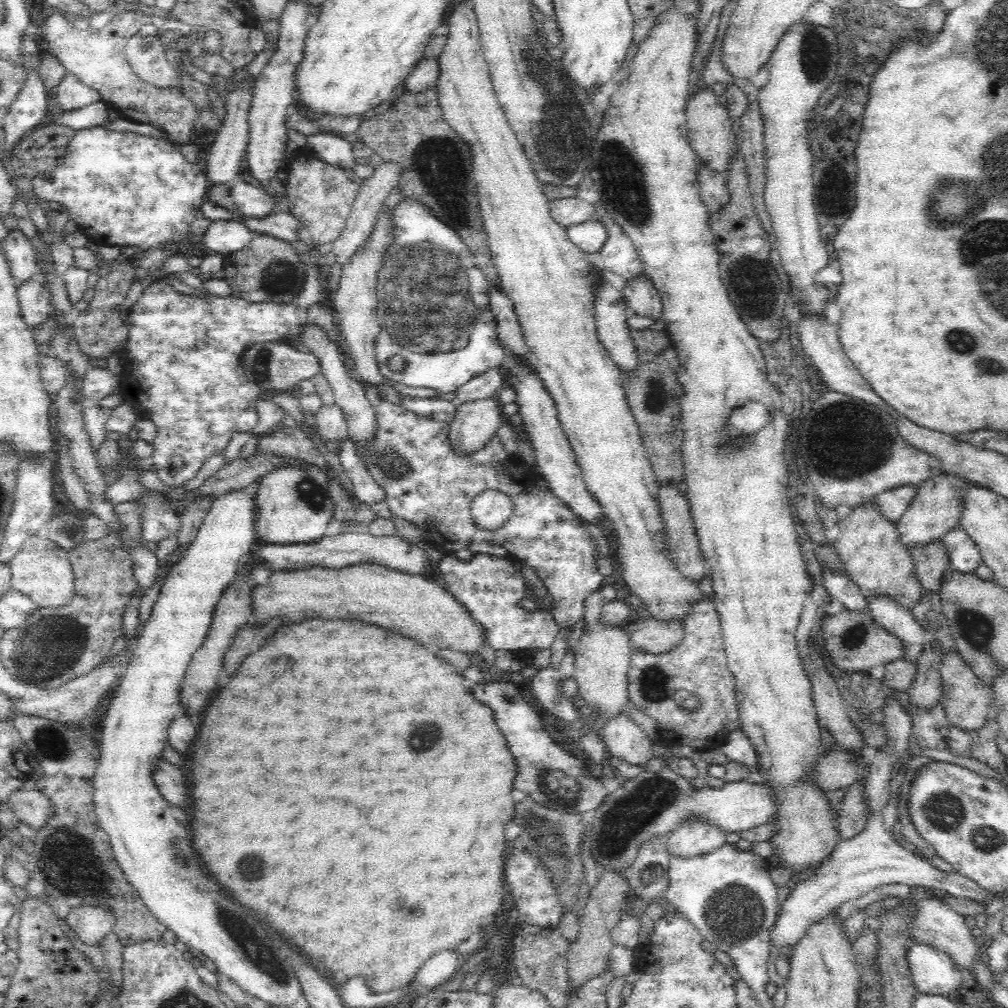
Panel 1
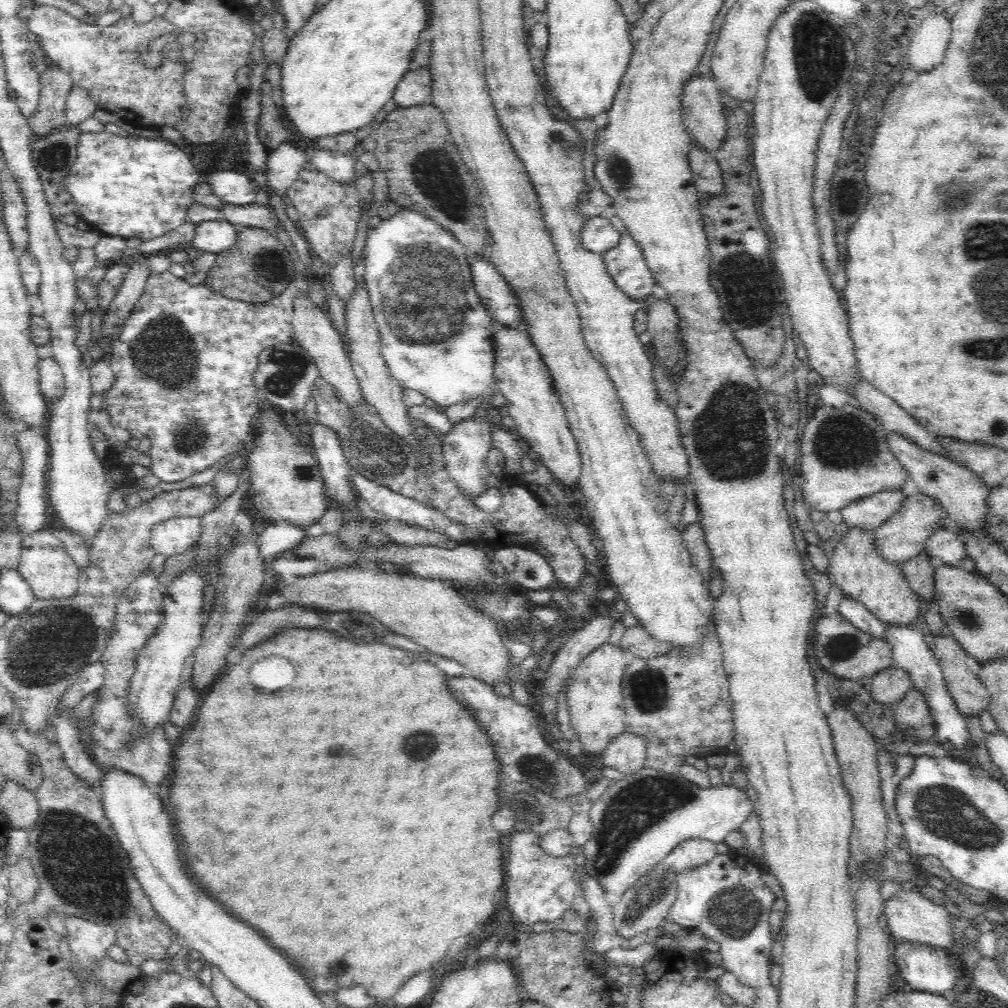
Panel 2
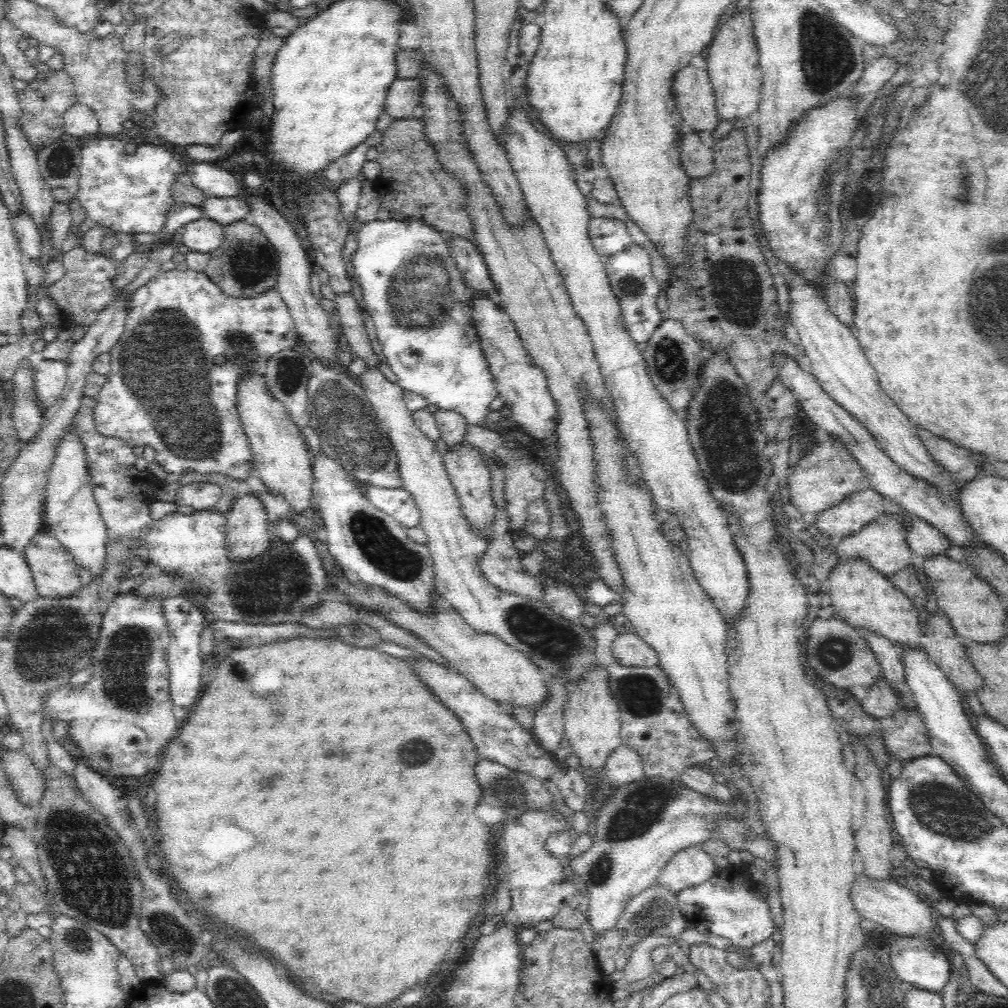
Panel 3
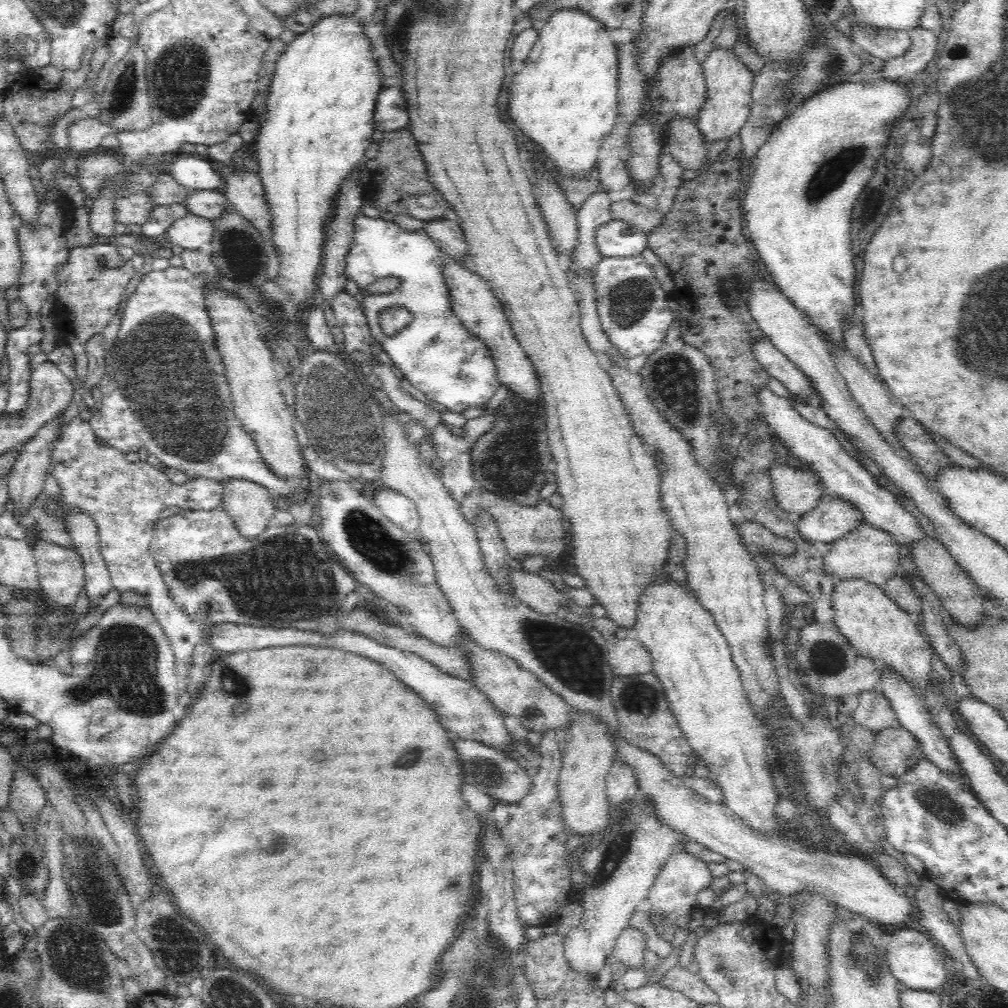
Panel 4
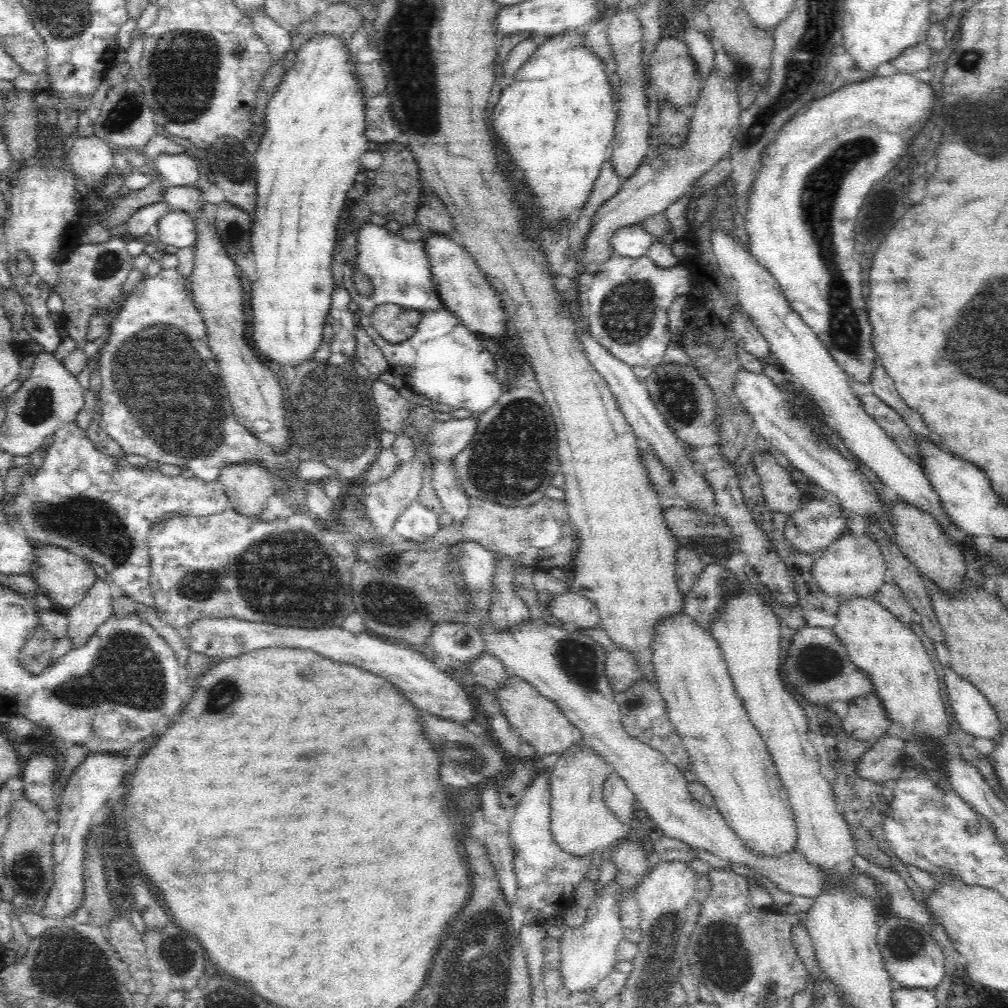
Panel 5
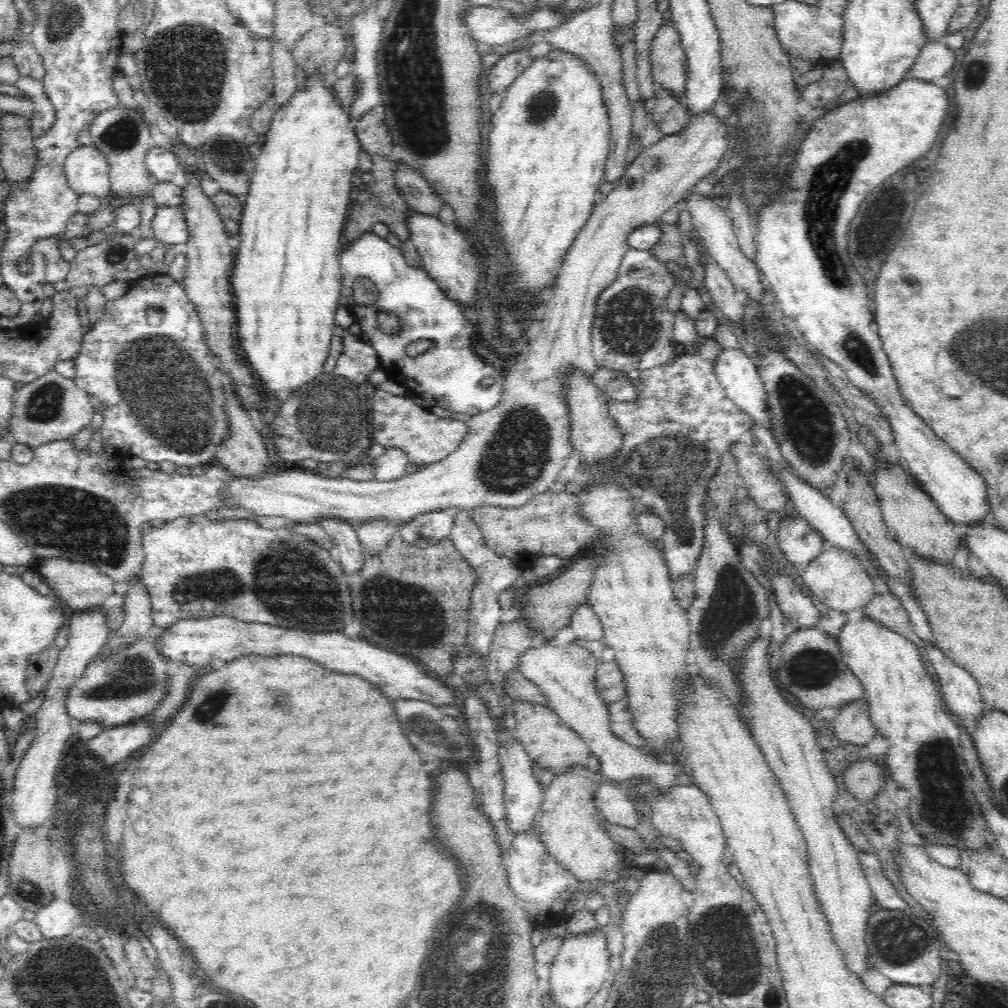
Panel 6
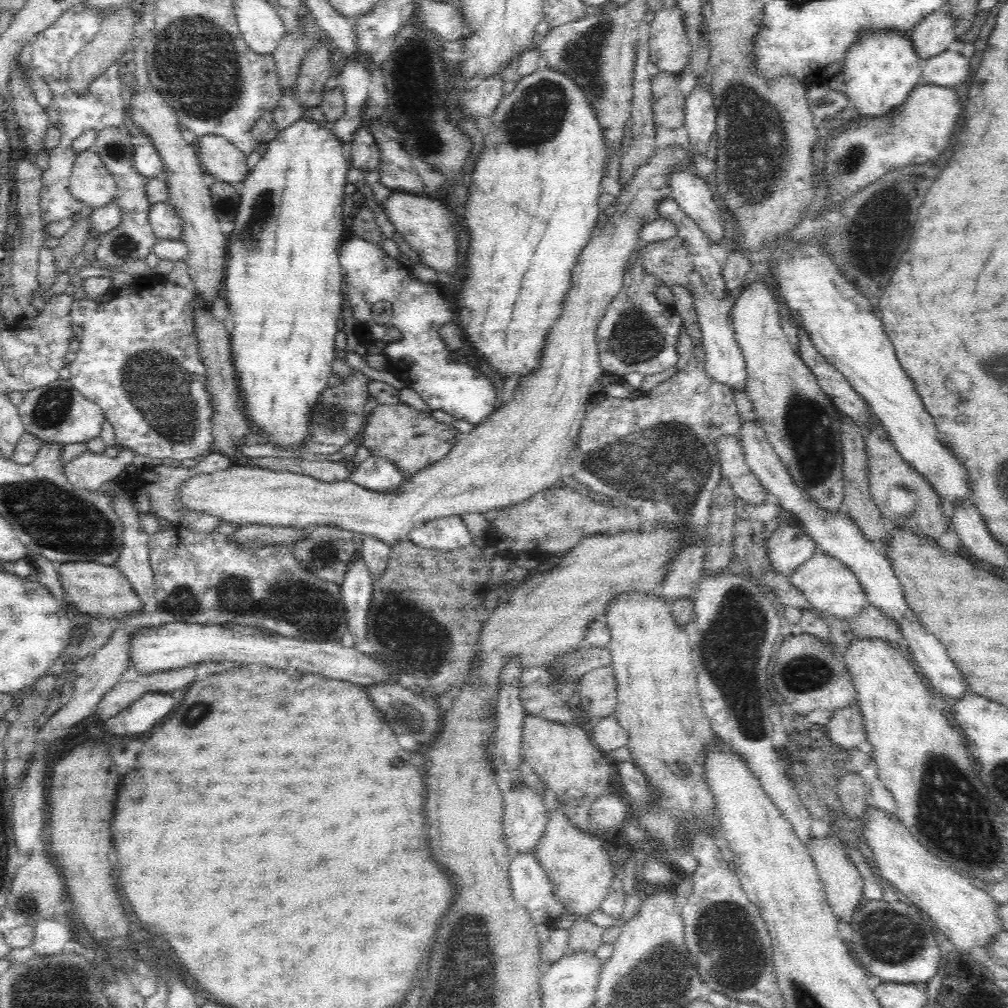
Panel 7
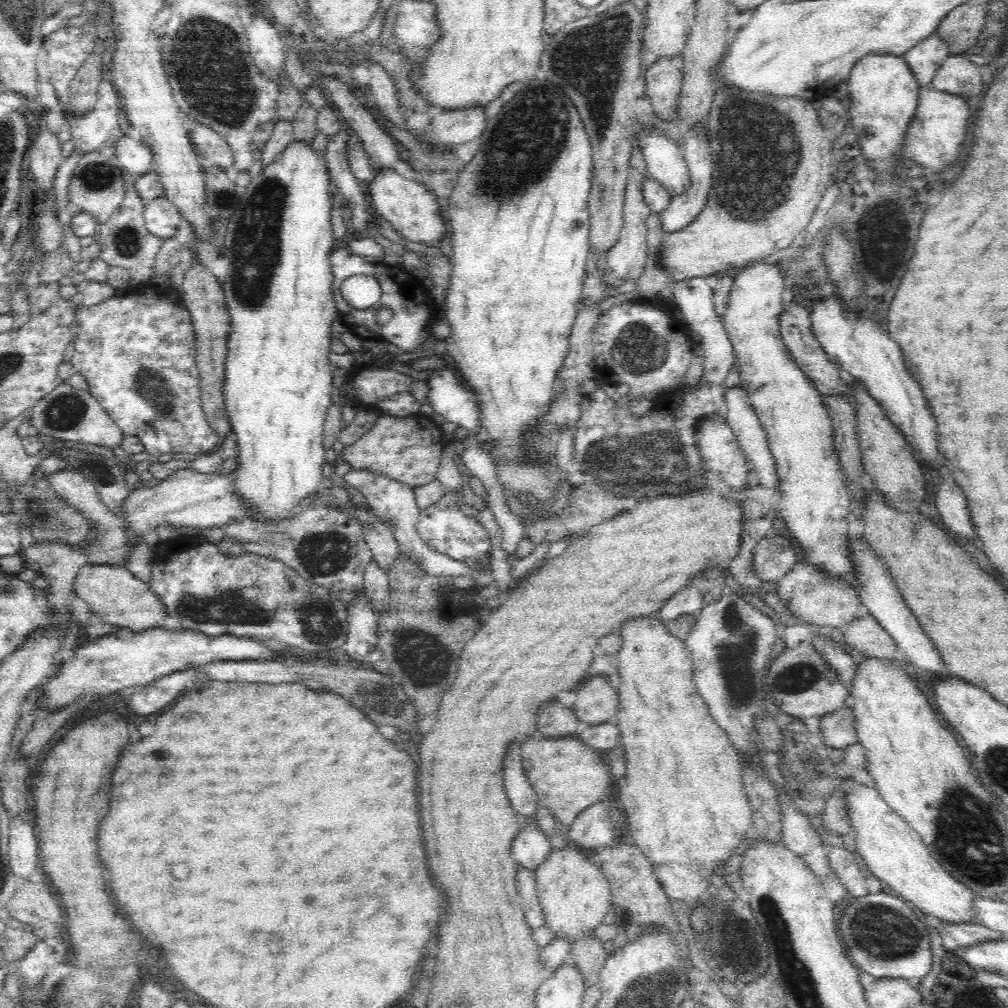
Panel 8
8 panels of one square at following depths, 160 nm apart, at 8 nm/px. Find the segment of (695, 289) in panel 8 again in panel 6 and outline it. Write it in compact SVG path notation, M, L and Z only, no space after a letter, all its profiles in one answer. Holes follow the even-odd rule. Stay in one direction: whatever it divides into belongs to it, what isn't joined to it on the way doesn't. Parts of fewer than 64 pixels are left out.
M718 349L714 375L726 397L750 418L770 429L770 411L763 380L756 372L755 360L741 349Z

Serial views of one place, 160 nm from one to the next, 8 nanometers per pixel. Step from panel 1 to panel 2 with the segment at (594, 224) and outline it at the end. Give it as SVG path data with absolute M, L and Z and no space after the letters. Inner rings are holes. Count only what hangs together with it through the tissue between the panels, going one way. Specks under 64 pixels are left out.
M602 215L589 217L582 227L582 244L596 254L603 255L608 252L619 243L620 239L620 232Z

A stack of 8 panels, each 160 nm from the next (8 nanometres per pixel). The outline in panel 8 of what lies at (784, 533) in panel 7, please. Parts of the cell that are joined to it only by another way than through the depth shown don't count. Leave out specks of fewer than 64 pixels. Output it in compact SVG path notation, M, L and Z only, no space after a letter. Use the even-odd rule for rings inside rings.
M788 536L760 539L752 552L752 571L762 582L775 583L799 561L800 554Z

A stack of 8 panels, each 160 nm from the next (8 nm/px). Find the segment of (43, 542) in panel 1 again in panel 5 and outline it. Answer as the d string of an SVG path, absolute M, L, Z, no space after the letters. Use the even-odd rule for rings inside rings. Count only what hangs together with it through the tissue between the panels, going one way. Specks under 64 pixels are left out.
M41 546L35 551L35 566L30 574L40 591L43 591L55 604L65 606L66 609L73 608L84 600L87 592L98 580L92 566L84 559L74 556L66 549L55 546Z

